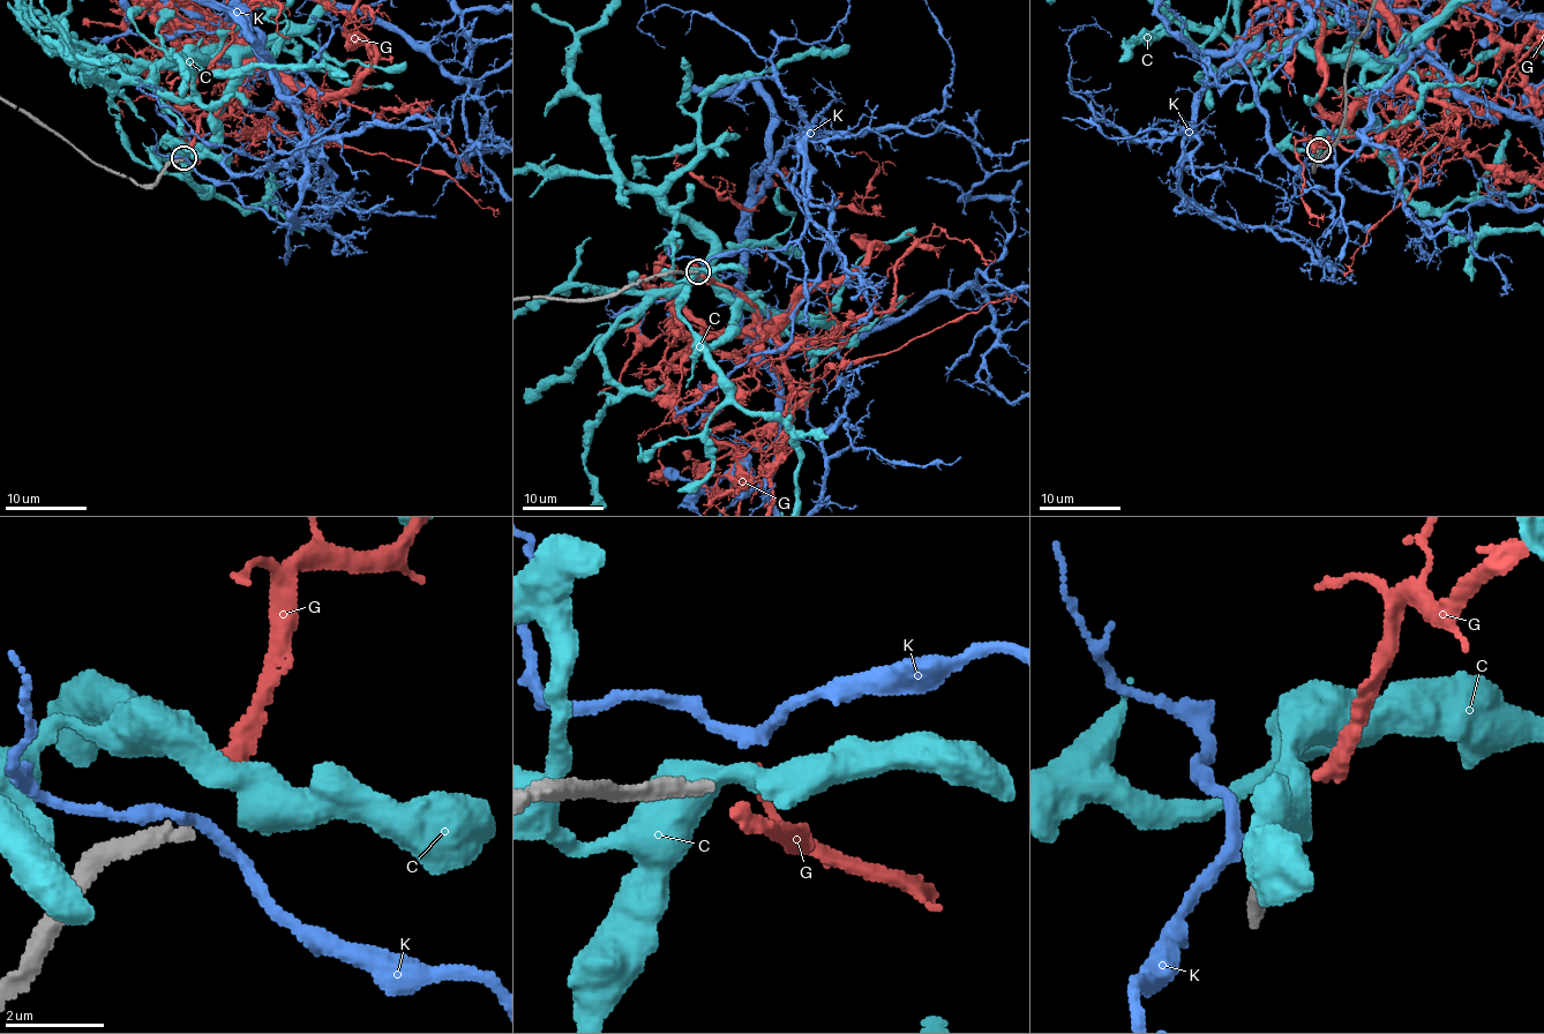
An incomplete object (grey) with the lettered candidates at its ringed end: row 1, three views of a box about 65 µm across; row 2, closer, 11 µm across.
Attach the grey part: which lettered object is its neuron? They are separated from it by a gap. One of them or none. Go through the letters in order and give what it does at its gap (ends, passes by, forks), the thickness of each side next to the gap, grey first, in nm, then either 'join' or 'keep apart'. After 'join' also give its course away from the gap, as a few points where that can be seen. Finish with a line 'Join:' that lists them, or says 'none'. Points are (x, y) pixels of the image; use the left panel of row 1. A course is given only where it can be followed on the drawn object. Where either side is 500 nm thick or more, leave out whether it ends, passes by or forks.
C: it passes by; calibres 260 and 440 nm; keep apart
G: it ends; calibres 260 and 340 nm; join
K: it passes by; calibres 260 and 220 nm; keep apart
Join: G

